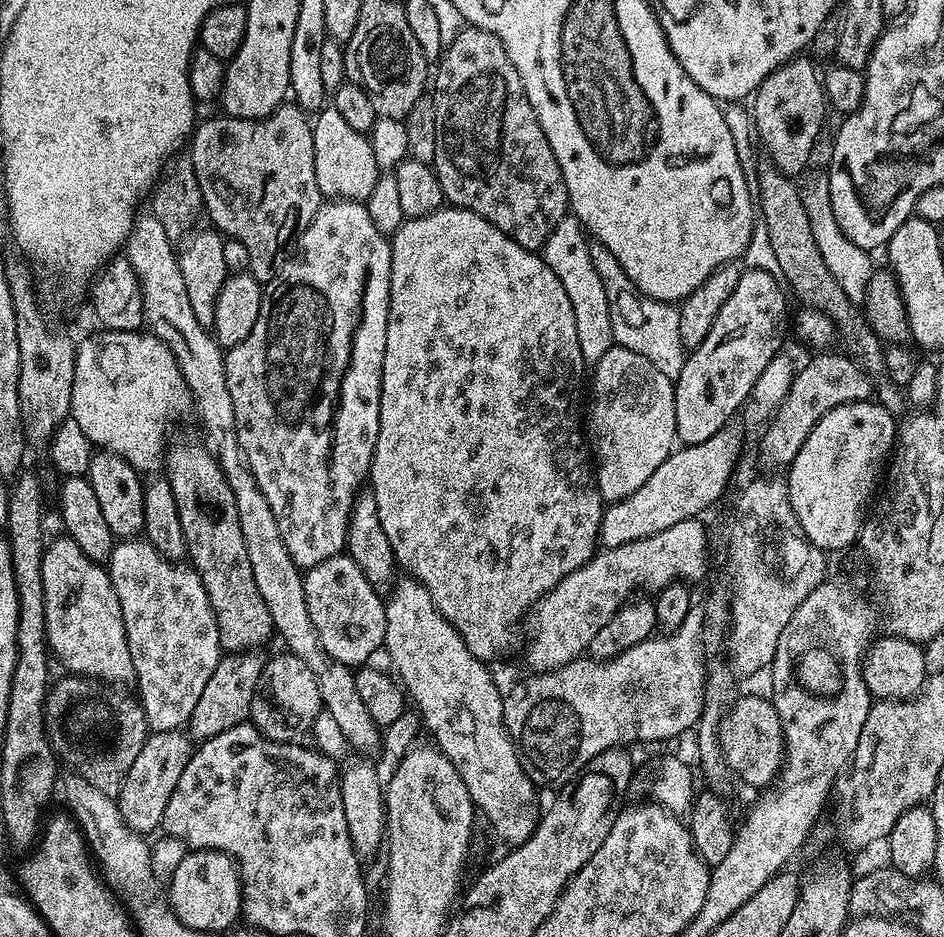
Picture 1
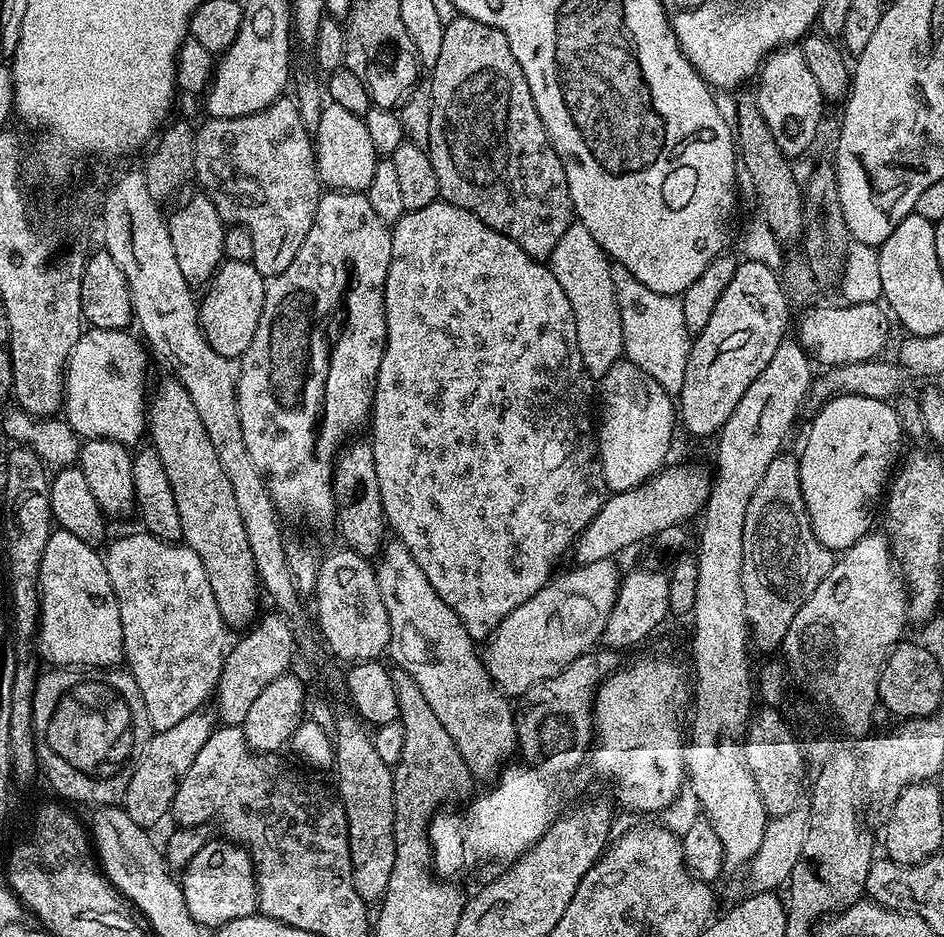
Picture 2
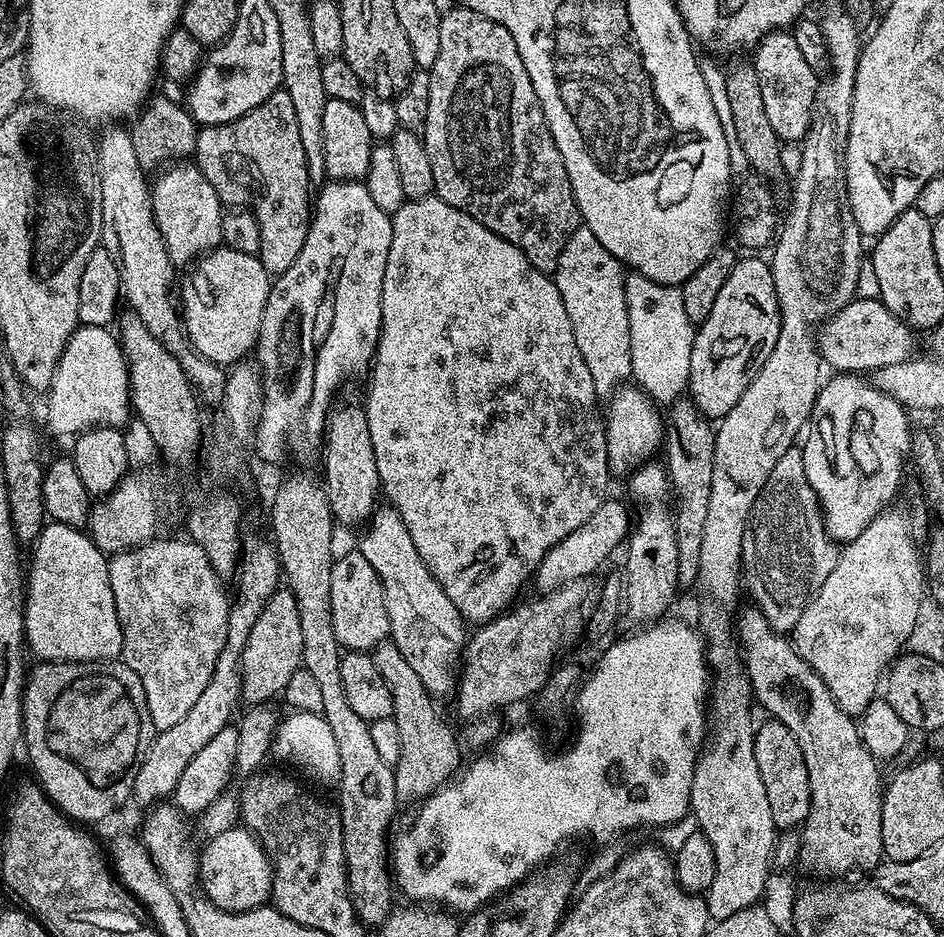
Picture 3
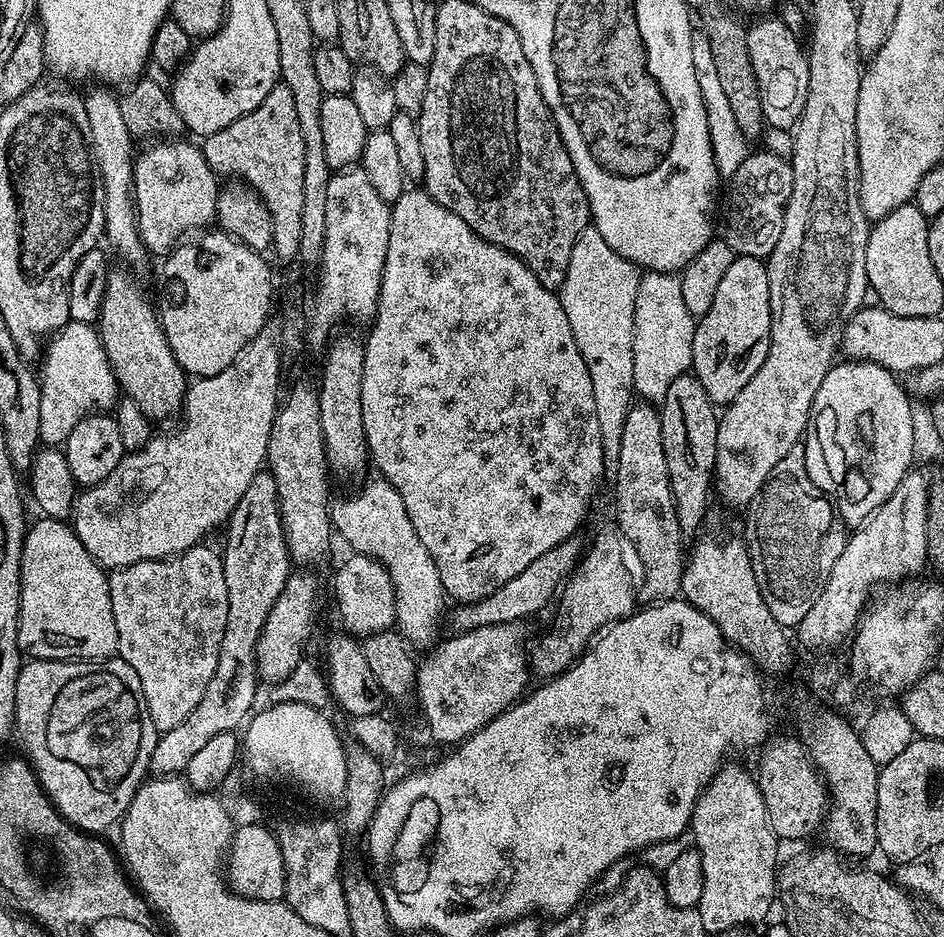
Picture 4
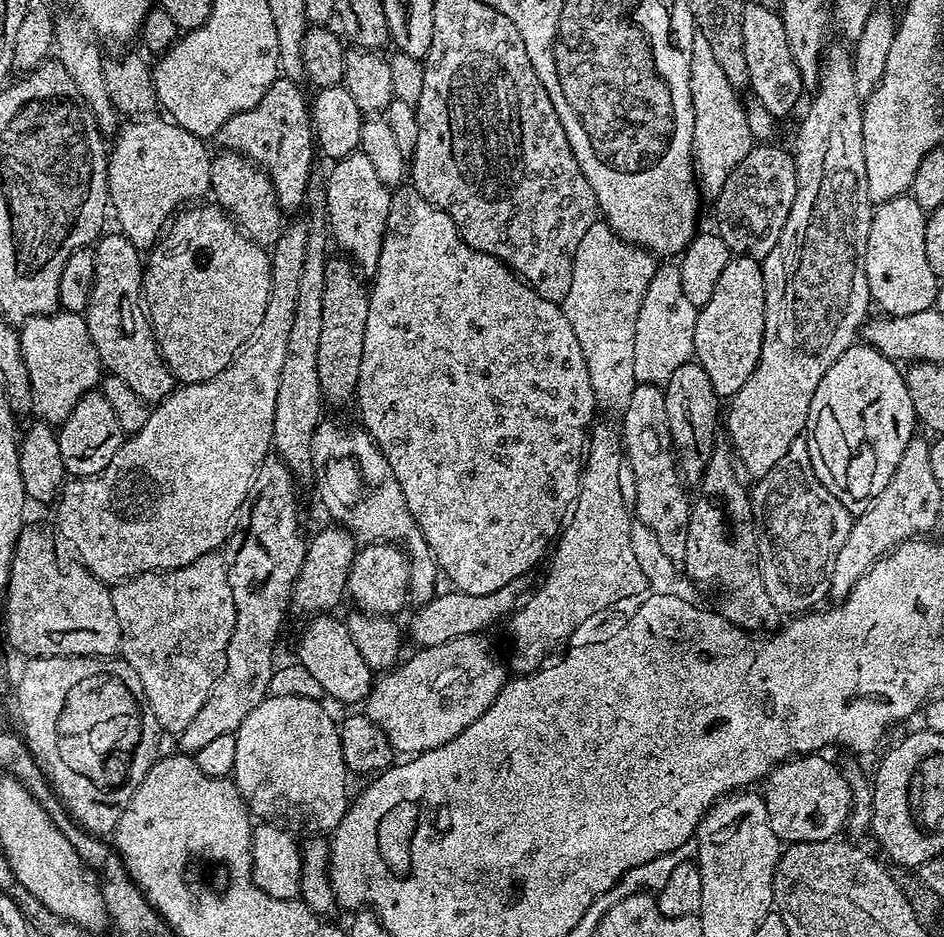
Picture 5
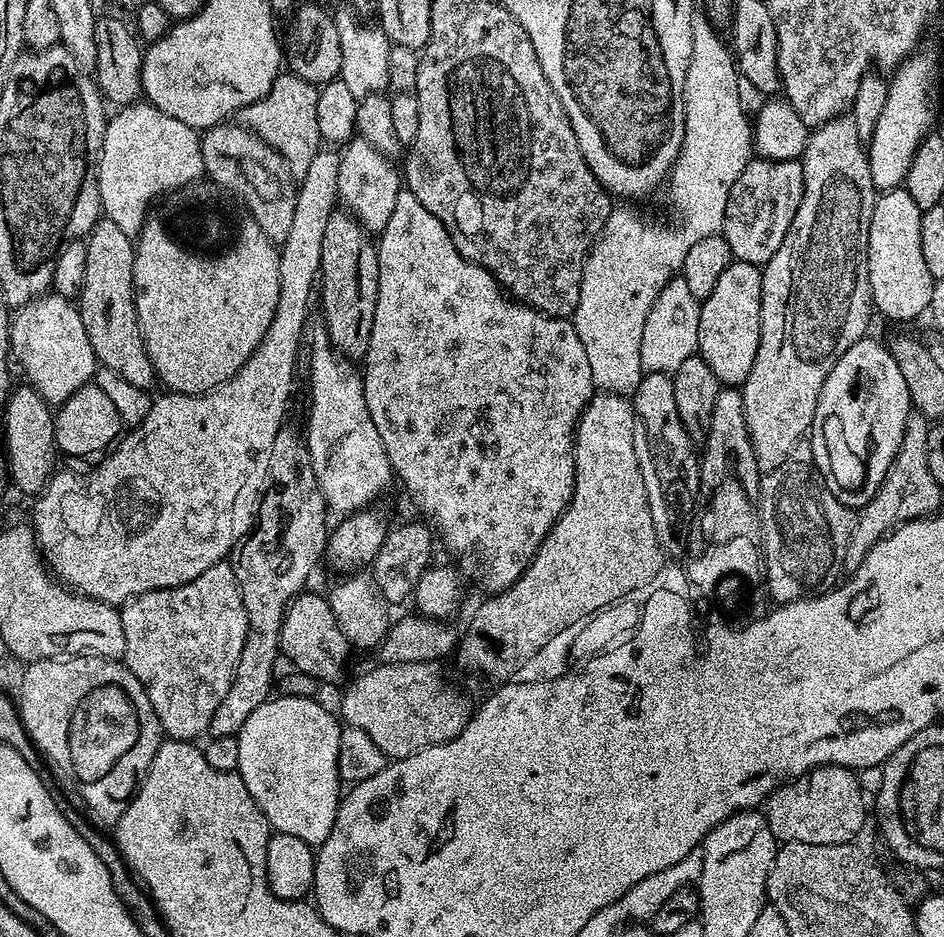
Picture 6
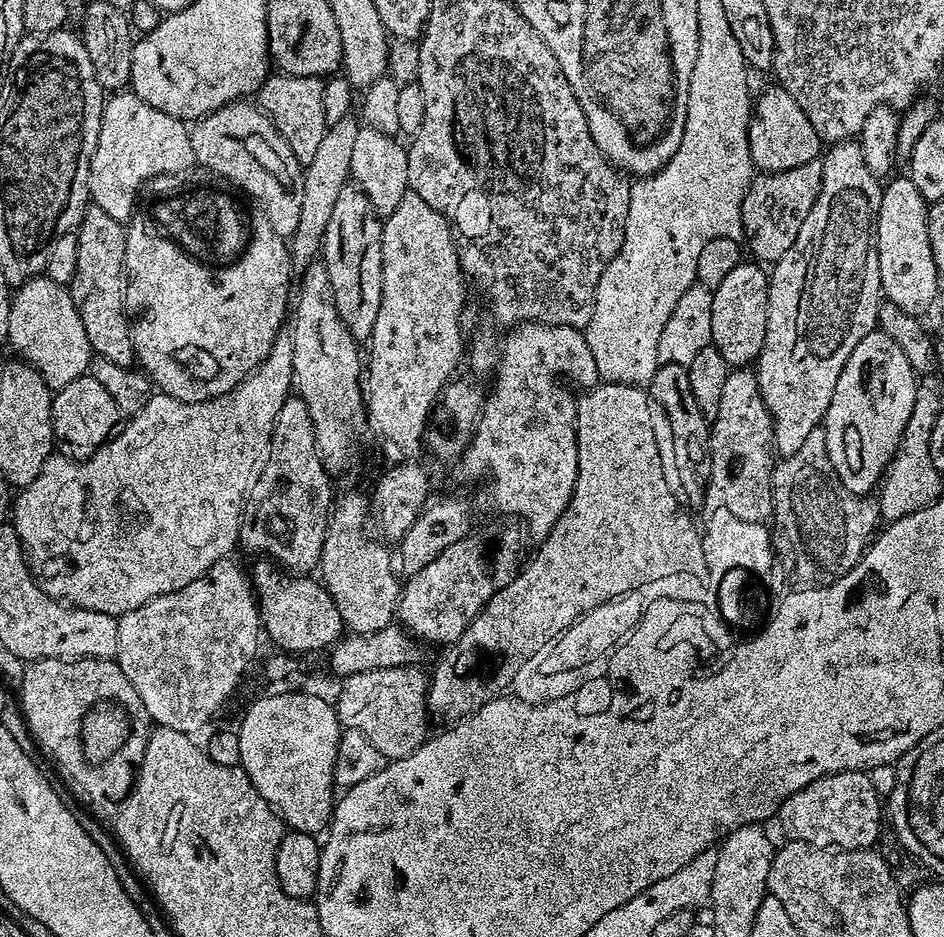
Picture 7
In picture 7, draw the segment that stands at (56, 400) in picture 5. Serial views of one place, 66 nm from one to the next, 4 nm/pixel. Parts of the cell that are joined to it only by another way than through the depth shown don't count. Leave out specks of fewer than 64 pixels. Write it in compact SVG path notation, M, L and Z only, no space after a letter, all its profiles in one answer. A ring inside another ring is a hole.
M44 274L37 276L34 280L28 280L27 283L19 285L15 289L10 310L8 344L24 359L21 361L27 362L35 368L40 377L53 390L65 388L79 376L85 375L94 359L92 347L86 338L86 326L82 326L82 318L74 306L71 291L65 285L49 280Z

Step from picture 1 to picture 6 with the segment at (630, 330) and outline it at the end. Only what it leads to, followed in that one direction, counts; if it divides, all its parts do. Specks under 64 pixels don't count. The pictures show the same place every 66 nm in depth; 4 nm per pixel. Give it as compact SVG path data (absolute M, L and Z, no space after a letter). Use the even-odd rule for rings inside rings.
M677 274L658 294L656 301L650 306L646 320L642 326L640 342L640 366L645 373L673 373L686 358L698 352L698 322L700 321L701 301L690 294L683 275Z

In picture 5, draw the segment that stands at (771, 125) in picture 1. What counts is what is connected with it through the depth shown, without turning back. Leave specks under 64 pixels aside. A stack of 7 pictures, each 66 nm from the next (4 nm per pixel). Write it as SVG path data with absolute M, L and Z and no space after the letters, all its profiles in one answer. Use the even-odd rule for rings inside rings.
M757 2L745 3L742 14L742 51L746 54L748 88L756 100L772 116L788 116L800 100L800 91L806 88L800 79L798 66L794 66L790 54L790 42L786 42L786 28L779 11Z

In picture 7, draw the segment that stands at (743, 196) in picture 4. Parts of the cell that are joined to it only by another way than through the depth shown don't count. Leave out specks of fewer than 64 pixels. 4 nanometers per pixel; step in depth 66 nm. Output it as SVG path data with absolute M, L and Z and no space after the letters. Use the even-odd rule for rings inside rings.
M811 165L756 176L749 181L740 204L741 233L746 238L744 244L753 255L751 257L764 264L772 264L789 248L796 224L816 197L818 180Z

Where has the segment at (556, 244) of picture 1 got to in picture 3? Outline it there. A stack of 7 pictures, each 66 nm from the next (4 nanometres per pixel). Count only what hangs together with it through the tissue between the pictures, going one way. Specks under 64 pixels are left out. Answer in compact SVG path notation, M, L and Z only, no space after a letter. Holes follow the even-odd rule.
M583 226L576 228L566 246L562 246L554 273L558 294L562 294L562 306L566 306L570 326L574 326L574 342L578 342L582 362L586 362L590 378L594 378L594 390L600 398L611 397L632 375L625 275L626 269L620 260Z

